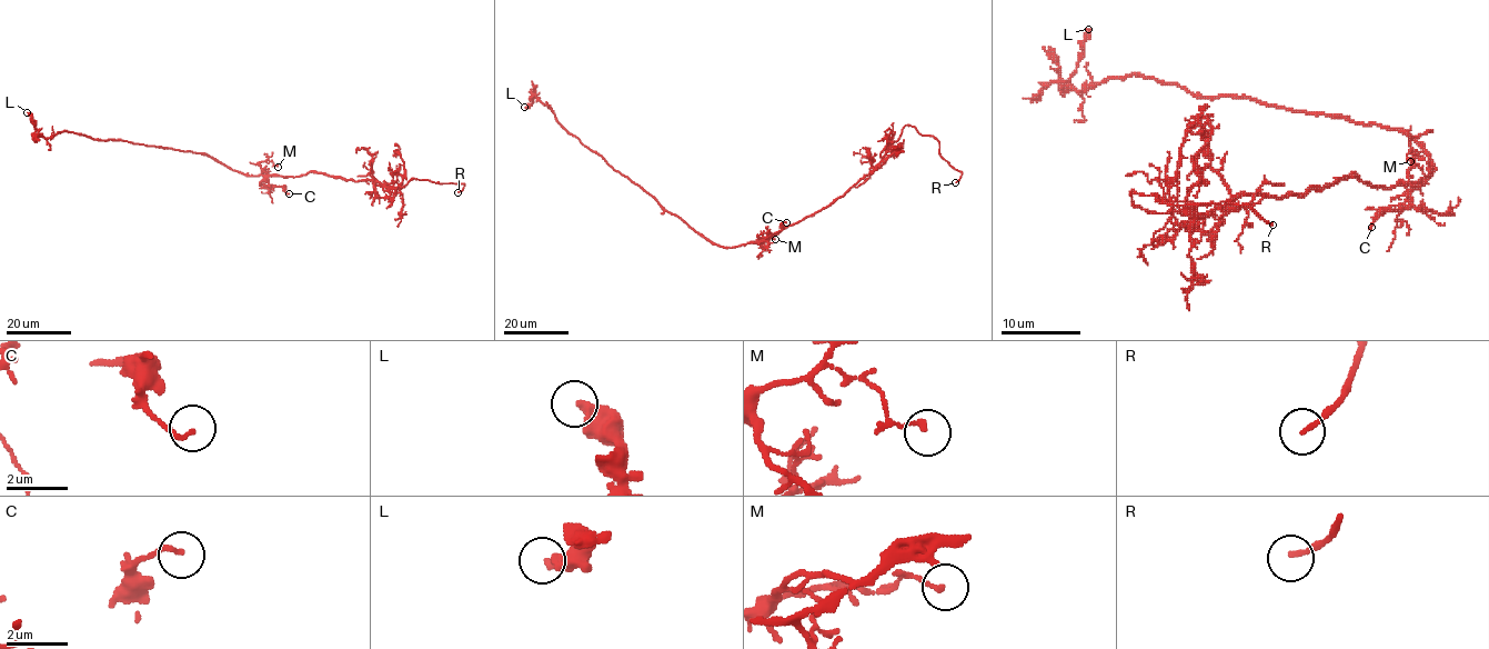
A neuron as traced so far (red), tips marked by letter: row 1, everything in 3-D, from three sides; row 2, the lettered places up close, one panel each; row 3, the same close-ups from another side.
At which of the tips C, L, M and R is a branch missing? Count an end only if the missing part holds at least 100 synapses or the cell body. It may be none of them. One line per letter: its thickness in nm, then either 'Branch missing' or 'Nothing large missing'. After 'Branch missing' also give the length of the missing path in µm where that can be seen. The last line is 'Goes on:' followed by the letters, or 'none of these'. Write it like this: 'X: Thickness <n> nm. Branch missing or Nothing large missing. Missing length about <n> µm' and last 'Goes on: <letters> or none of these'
C: Thickness 130 nm. Nothing large missing
L: Thickness 360 nm. Nothing large missing
M: Thickness 150 nm. Nothing large missing
R: Thickness 150 nm. Branch missing. Missing length about 4 µm
Goes on: R

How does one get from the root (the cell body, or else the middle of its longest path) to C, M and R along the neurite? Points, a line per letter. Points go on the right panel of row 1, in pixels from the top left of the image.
C: (1420, 183), (1410, 193), (1410, 206), (1407, 209), (1382, 211), (1371, 227)
M: (1420, 183), (1425, 173), (1417, 166), (1410, 166), (1415, 156), (1410, 146), (1407, 156), (1410, 161)
R: (1420, 183), (1372, 188), (1347, 176), (1284, 197), (1175, 201), (1165, 213), (1132, 196), (1228, 201), (1273, 225)

